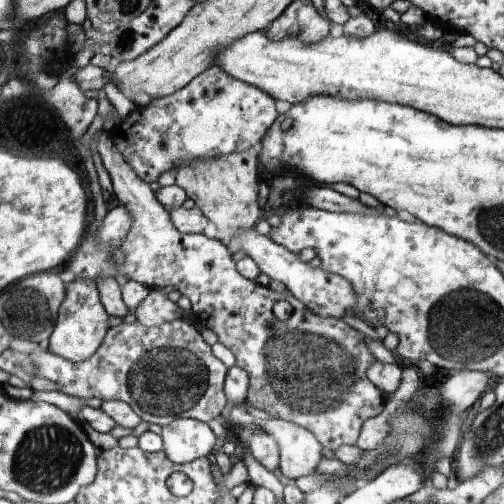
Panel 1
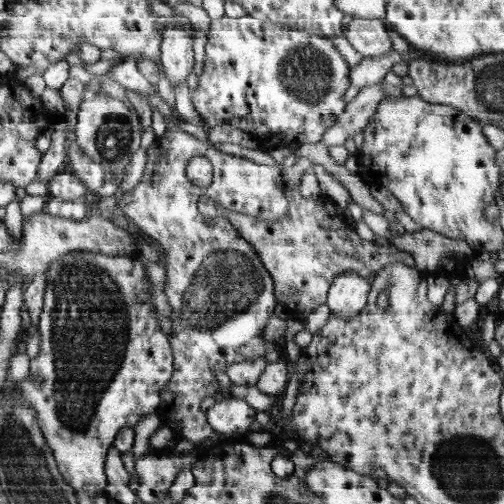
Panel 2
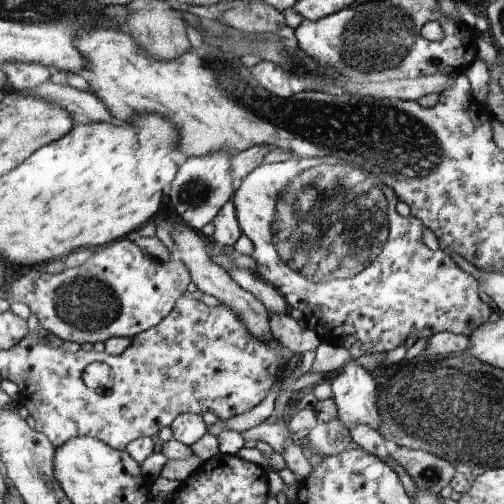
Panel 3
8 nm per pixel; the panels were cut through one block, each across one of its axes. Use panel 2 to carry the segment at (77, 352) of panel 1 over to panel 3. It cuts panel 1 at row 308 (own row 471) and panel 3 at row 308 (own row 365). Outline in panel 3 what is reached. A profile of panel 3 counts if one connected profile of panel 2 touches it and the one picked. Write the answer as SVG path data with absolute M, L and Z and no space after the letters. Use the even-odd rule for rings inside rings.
M121 238L105 248L97 248L97 254L91 256L83 266L65 270L61 274L49 274L35 270L25 274L23 278L15 280L11 286L5 286L5 292L9 294L9 300L23 302L31 308L33 314L39 316L41 328L53 332L57 338L77 342L79 346L85 342L107 344L111 338L135 338L143 334L145 330L151 330L153 326L159 326L167 314L173 312L175 300L179 300L181 292L189 284L189 270L183 266L183 262L171 260L169 264L163 264L151 256L147 256L133 240Z

